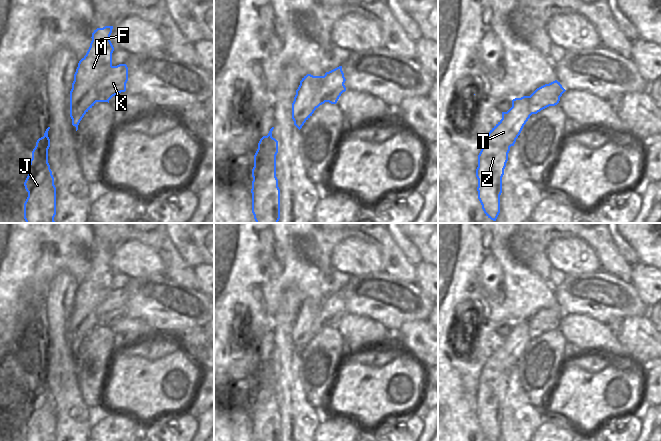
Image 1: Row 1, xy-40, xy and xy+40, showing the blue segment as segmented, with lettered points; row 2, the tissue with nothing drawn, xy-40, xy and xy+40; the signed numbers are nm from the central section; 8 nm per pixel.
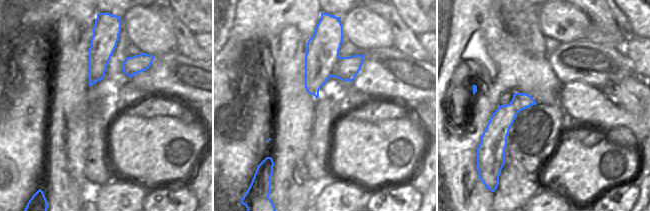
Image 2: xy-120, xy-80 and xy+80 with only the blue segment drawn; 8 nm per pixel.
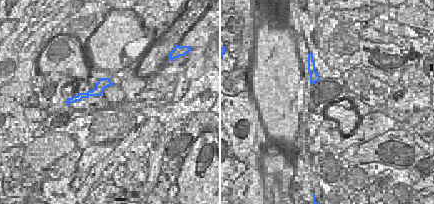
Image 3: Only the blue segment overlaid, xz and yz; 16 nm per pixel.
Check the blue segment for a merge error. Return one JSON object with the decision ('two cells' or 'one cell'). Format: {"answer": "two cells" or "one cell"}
{"answer": "two cells"}

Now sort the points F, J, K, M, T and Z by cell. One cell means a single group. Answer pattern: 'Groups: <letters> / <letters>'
Groups: F J M T Z / K.

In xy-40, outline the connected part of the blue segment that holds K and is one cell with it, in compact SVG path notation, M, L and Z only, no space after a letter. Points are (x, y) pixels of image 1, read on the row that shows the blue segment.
M126 64L112 66L96 87L96 102L108 102L121 92L126 91L128 67Z

